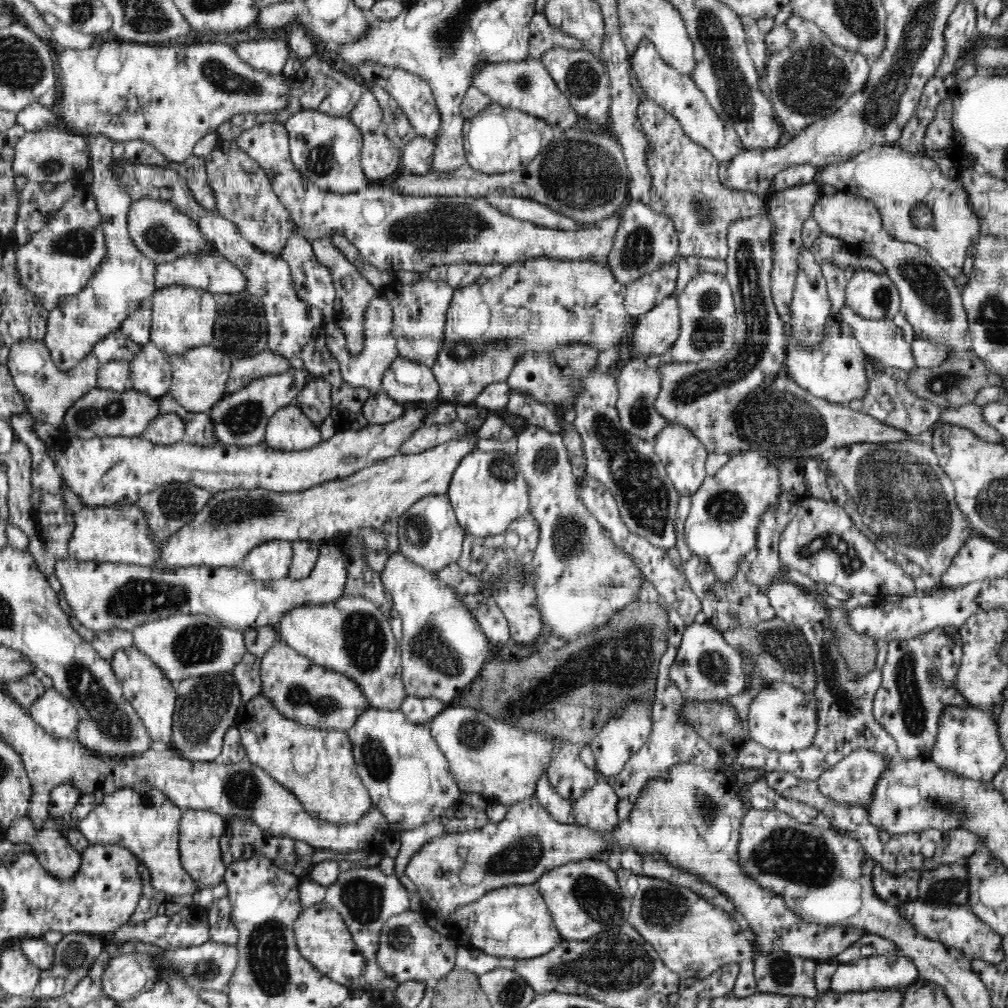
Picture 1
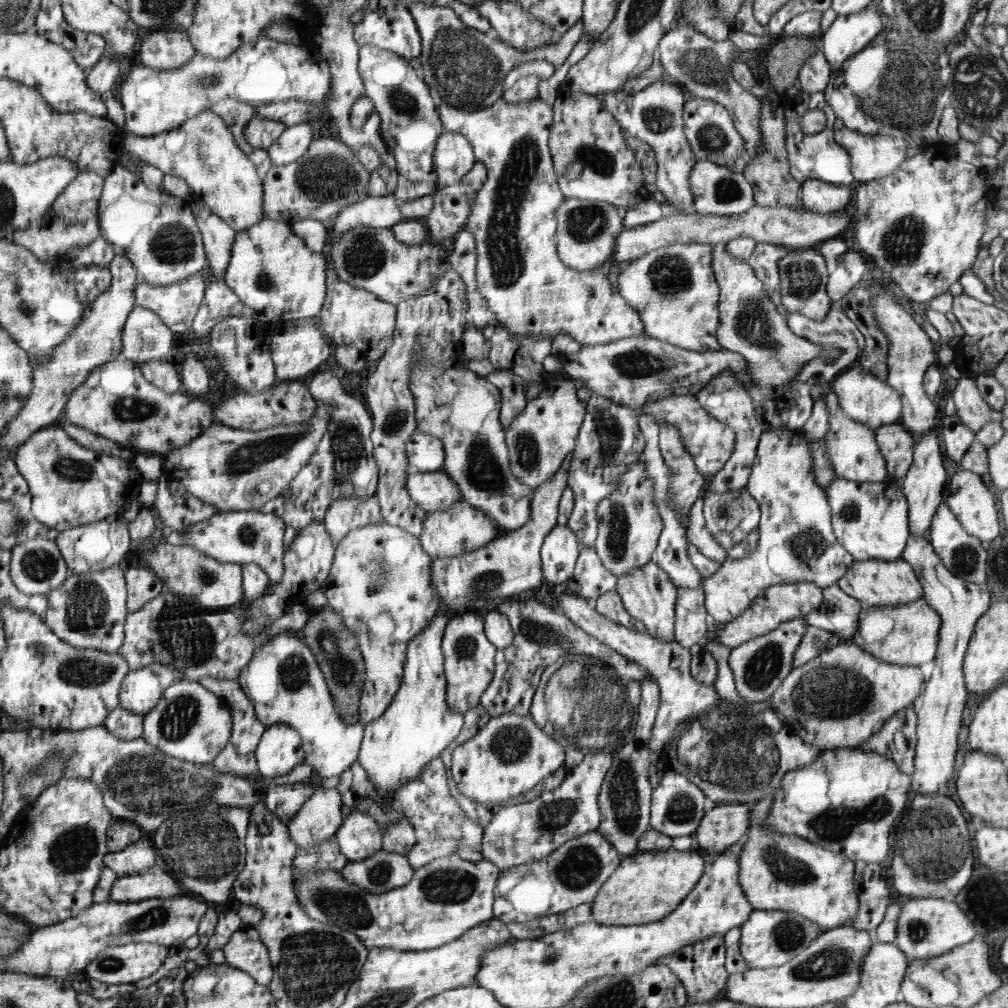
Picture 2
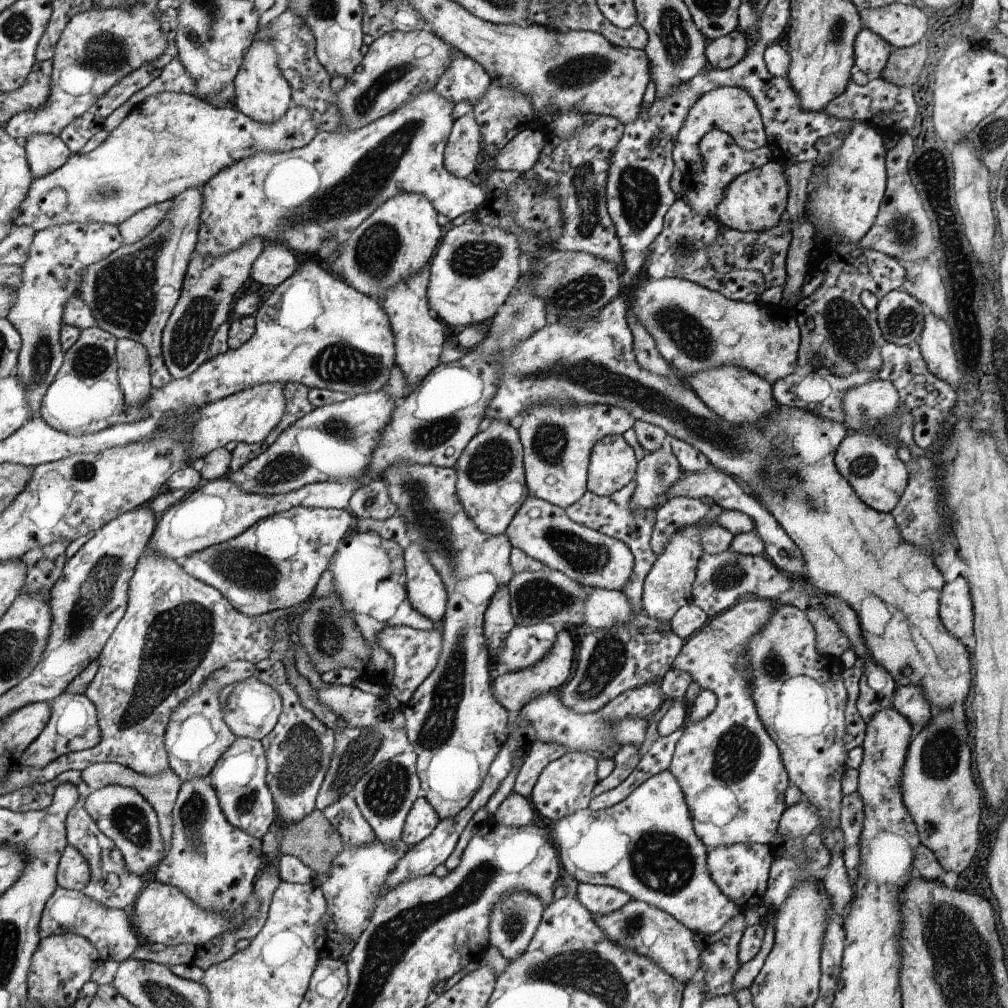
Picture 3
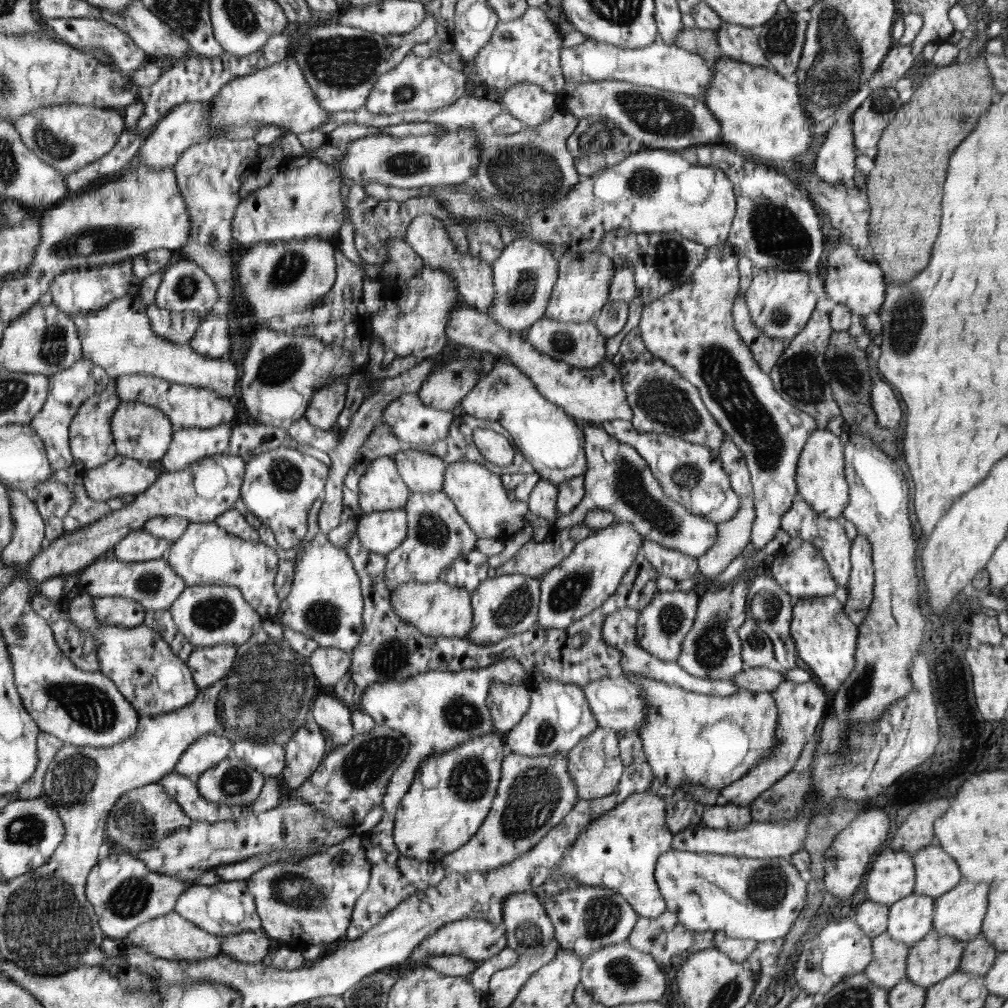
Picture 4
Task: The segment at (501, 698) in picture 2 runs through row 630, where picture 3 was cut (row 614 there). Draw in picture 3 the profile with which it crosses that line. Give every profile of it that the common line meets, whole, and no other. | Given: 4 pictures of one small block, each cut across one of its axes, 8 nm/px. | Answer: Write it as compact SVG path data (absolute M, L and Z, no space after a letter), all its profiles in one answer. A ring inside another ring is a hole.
M548 566L536 572L515 572L507 587L510 594L510 611L517 625L548 623L560 628L571 622L578 627L584 626L584 605L593 587L583 585L567 574Z

